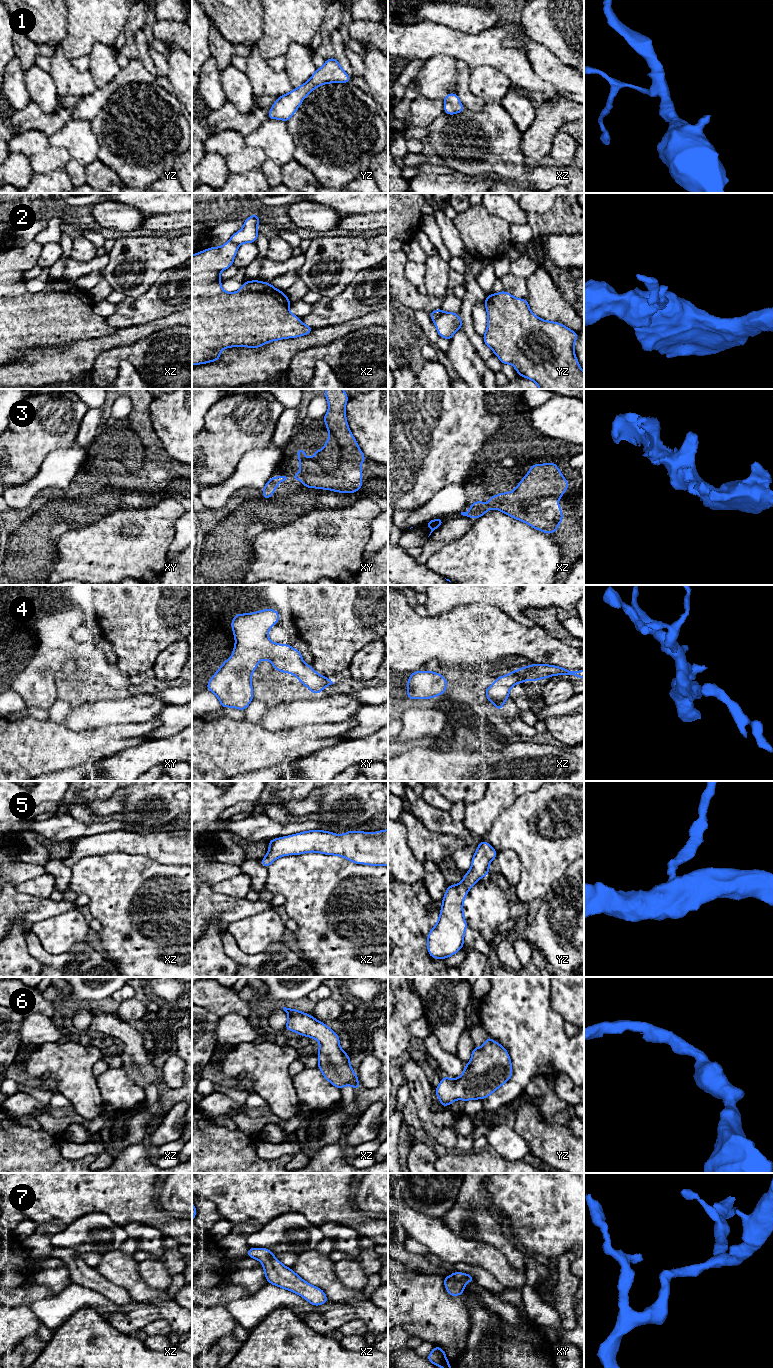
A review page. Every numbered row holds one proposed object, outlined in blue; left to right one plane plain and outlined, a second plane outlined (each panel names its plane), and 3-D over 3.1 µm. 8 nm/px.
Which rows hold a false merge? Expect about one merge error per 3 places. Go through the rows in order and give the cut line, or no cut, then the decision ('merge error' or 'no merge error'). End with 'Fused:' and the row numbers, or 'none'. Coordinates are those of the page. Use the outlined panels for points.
1: cut none; no merge error
2: cut yz (442, 312), (434, 322); merge error
3: cut none; no merge error
4: cut none; no merge error
5: cut none; no merge error
6: cut none; no merge error
7: cut none; no merge error
Fused: 2

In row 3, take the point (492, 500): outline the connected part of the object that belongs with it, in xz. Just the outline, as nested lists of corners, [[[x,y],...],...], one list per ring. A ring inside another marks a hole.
[[[555,462],[534,464],[514,491],[489,497],[489,511],[497,508],[534,529],[555,533],[563,520],[557,501],[568,486]]]

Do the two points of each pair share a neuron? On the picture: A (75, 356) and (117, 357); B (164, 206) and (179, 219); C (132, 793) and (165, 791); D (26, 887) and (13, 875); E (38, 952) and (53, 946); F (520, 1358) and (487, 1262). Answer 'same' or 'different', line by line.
A: different
B: different
C: same
D: different
E: different
F: different

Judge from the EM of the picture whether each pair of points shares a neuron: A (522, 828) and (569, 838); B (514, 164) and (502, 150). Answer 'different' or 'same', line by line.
A: same
B: same

